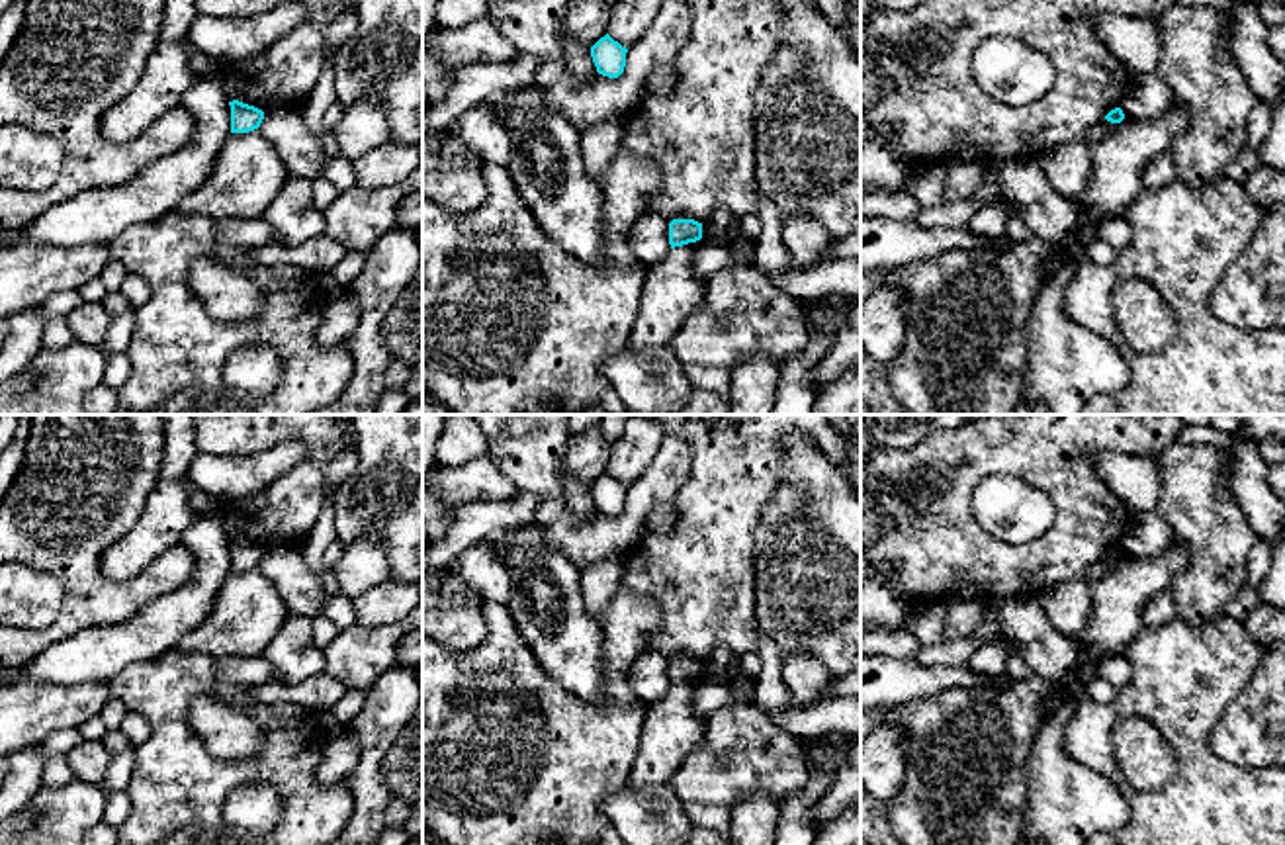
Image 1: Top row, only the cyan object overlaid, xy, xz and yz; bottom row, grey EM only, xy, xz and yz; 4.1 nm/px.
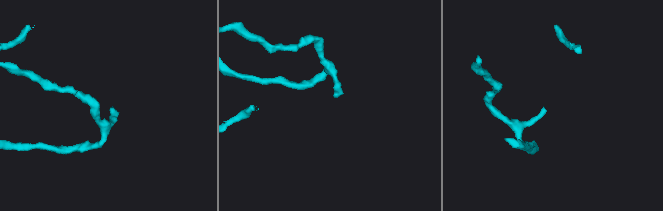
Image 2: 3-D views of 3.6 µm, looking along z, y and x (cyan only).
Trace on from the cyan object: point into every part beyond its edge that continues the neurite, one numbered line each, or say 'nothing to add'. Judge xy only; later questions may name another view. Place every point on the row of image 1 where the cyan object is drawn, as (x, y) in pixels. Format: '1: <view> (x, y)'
nothing to add

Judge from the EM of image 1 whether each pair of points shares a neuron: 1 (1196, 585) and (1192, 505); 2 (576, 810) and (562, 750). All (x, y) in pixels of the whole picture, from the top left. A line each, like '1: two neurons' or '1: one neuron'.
1: one neuron
2: one neuron

